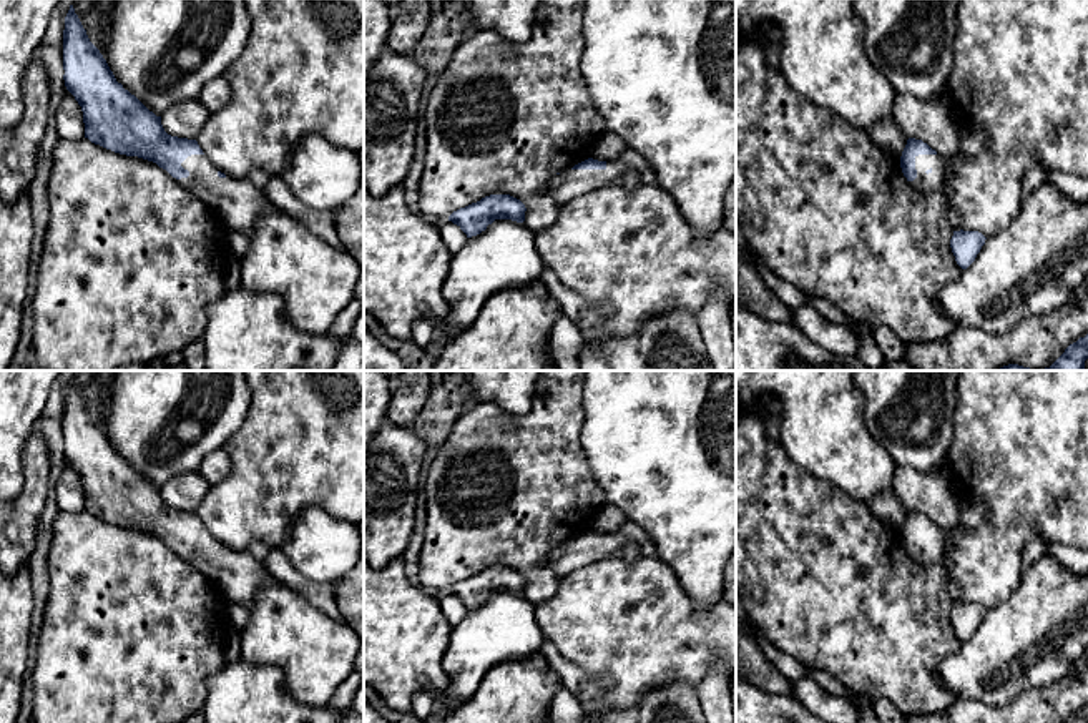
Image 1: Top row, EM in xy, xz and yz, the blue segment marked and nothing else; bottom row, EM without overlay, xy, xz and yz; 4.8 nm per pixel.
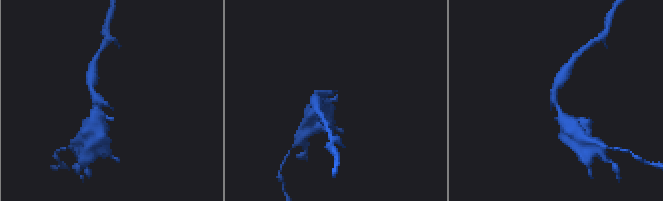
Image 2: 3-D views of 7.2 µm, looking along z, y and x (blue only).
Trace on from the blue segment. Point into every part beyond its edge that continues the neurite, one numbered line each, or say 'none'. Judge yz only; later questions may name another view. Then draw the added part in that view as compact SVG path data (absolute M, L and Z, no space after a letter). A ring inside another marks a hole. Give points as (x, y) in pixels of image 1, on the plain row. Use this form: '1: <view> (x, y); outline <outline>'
1: yz (927, 555); outline M942 527L915 529L917 550L909 553L915 563L934 565L945 547Z

